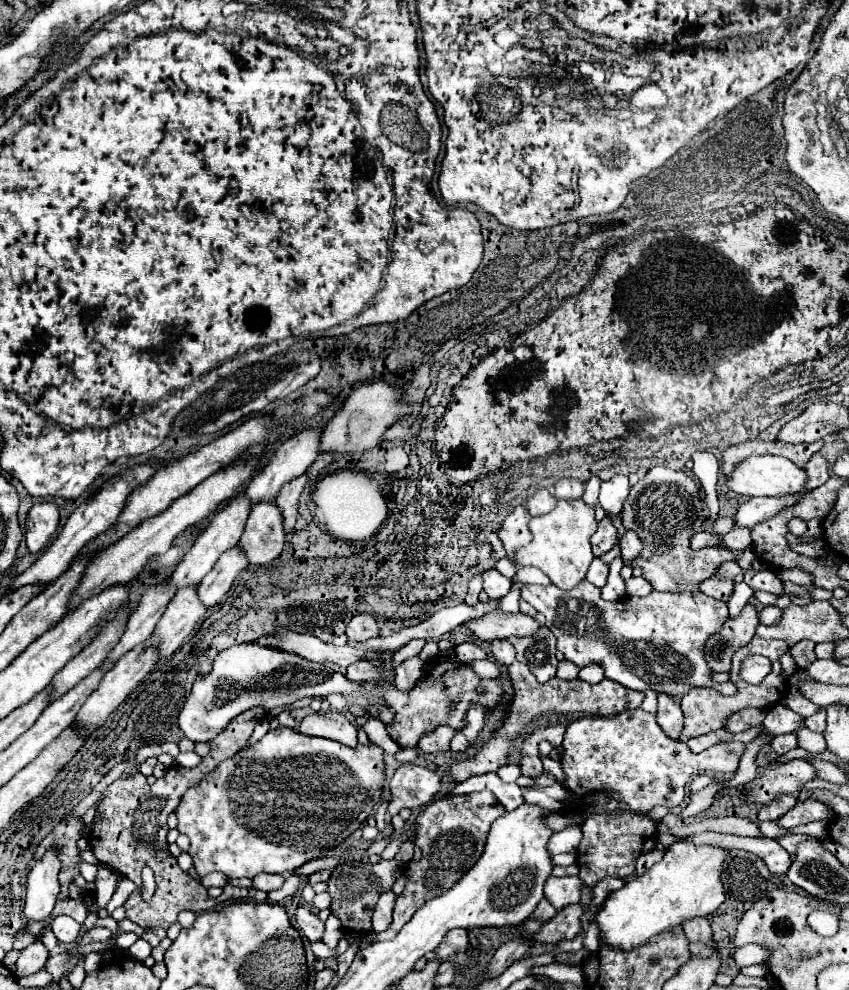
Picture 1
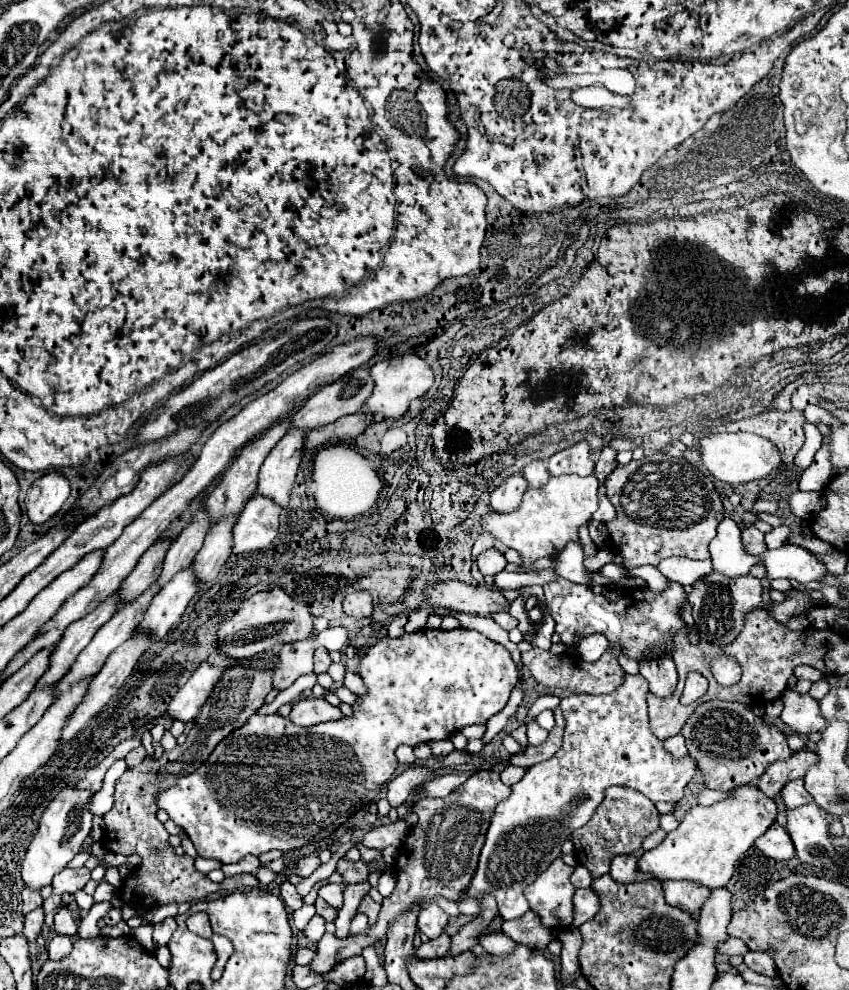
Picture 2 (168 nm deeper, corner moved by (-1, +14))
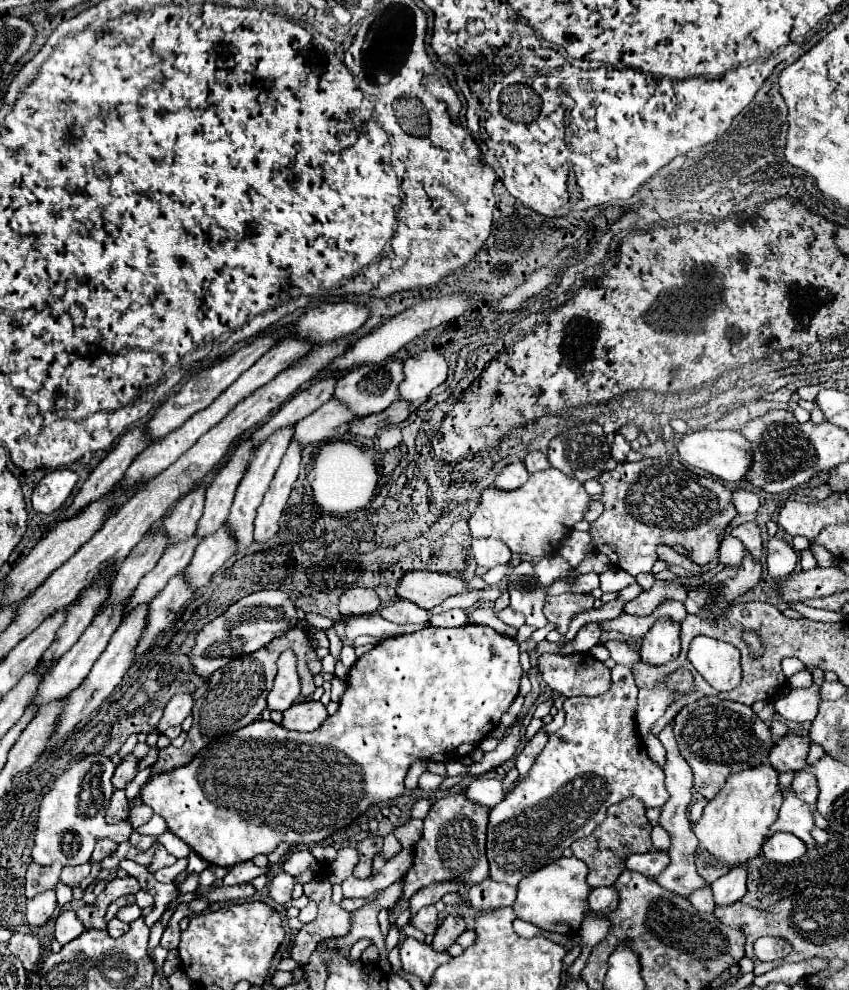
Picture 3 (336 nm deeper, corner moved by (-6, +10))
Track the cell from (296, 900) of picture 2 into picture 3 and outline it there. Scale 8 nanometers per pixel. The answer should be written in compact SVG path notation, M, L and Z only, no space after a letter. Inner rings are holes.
M278 873L270 883L270 897L278 903L290 903L292 901L292 889L294 889L294 877L288 873Z

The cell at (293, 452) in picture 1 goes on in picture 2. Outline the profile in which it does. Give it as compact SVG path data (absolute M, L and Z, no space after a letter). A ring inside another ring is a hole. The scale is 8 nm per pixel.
M359 367L349 371L345 377L341 377L335 383L329 383L325 387L321 387L313 397L309 397L303 407L295 413L293 417L293 427L305 427L305 429L317 429L323 425L329 425L333 421L337 421L339 417L345 415L353 415L357 411L363 409L365 401L371 397L373 391L373 379L369 377L369 367Z

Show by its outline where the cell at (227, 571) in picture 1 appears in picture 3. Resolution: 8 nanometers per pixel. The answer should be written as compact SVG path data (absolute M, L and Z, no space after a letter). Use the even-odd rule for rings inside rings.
M290 445L286 455L282 457L282 463L272 479L272 485L266 491L264 501L256 513L254 539L258 543L266 543L268 539L276 537L278 519L286 507L294 481L298 479L298 471L300 471L300 449L294 449L294 445Z

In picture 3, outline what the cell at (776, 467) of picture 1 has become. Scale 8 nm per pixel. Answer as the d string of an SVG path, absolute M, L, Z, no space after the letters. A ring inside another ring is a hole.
M702 429L702 431L692 431L680 437L678 441L678 453L684 461L690 465L716 475L718 479L726 483L738 483L744 481L748 471L752 469L754 457L752 457L752 445L750 441L738 433L738 431L714 431L714 429Z

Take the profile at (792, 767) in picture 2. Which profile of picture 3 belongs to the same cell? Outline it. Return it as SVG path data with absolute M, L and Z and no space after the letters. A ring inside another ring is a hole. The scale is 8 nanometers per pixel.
M786 735L770 751L770 765L778 773L786 773L786 771L798 773L798 771L806 769L806 765L808 765L806 763L808 751L810 751L810 739L808 737Z

